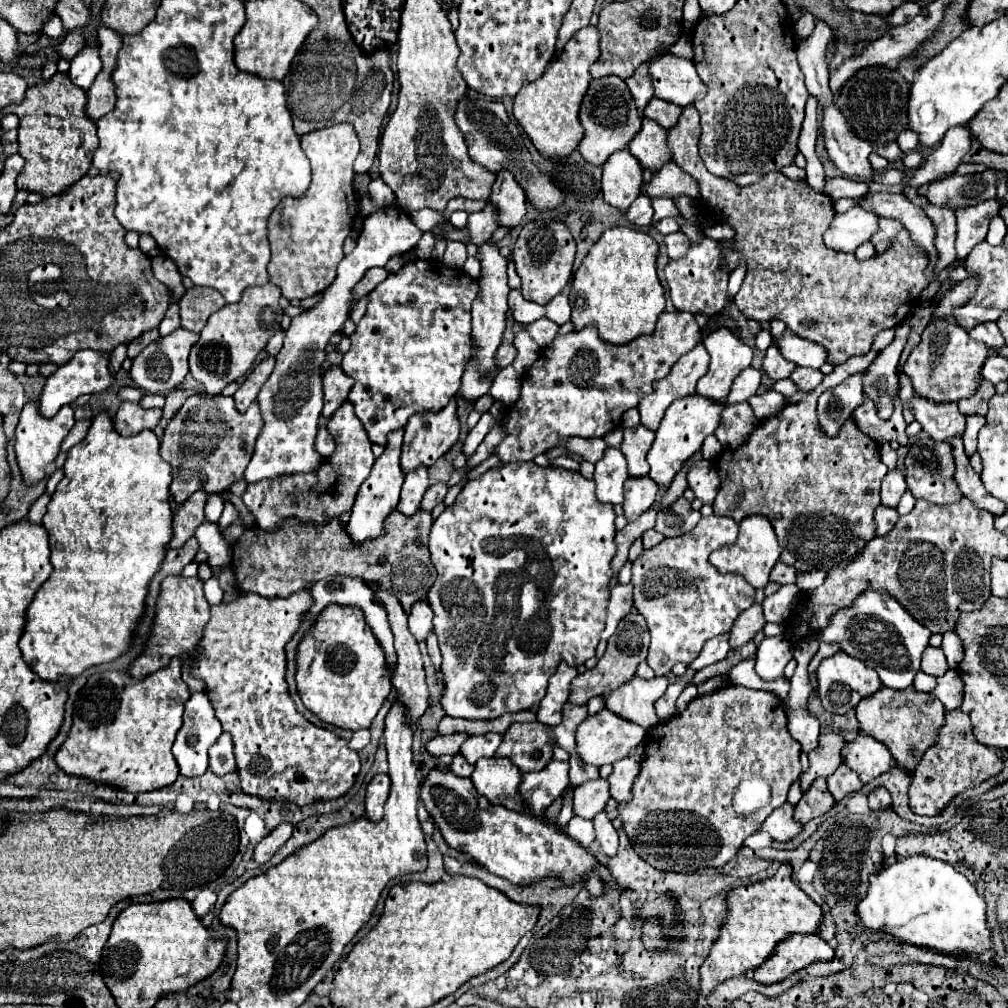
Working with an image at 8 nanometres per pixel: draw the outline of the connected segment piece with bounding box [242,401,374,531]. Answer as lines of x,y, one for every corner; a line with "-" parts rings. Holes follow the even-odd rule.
346,401
344,405
340,405
336,409
336,415
332,415
332,419
328,419
326,427
328,427
330,435
336,439
338,451
332,457
328,457
328,463
324,463
324,467
320,471
304,473
304,475
294,473
294,475
286,475
280,479
248,485
246,493
242,495
246,509
254,515
256,523
260,527
264,527
266,531
276,527
280,523
280,519
284,521
288,517
298,517
302,521
324,523
326,519
340,517
344,511
352,509
358,487
374,465
372,445
370,445
370,439
362,427
360,419
352,411
350,401
-
310,495
314,495
314,497
326,495
326,499
310,499

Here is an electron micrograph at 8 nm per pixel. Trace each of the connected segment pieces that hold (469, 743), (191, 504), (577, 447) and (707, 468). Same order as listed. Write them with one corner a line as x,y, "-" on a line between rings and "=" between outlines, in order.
486,733
486,735
472,735
466,739
466,743
460,747
460,753
468,759
468,763
476,765
478,759
482,757
494,757
496,749
502,743
500,733
=
196,491
192,493
176,511
172,527
174,527
174,535
168,543
168,547
176,549
182,547
186,543
186,539
190,539
196,531
196,527
204,521
204,503
206,503
208,495
204,491
=
592,437
592,439
568,439
568,443
562,443
562,447
566,447
568,451
572,451
572,453
576,453
582,459
592,461
592,463
596,463
602,457
602,453
606,451
604,439
596,439
596,437
=
698,461
690,473
688,473
688,485
694,489
694,495
710,505
712,499
716,497
718,491
718,475
716,475
716,467
712,467
710,461

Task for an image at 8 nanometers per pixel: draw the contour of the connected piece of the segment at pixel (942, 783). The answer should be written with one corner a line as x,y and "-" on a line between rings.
952,709
946,713
944,727
940,727
936,743
922,755
916,771
912,773
912,785
908,791
910,807
918,815
936,815
954,795
962,793
966,787
980,785
990,775
998,775
1000,769
1000,755
974,739
972,723
964,711

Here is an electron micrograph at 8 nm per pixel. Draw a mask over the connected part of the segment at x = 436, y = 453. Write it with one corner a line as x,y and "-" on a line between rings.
456,397
448,401
446,407
440,411
422,411
420,415
412,415
408,421
408,427
404,427
404,447
402,447
402,469
412,471
412,467
418,465
434,465
438,457
442,457
456,441
460,435
460,421
456,415

